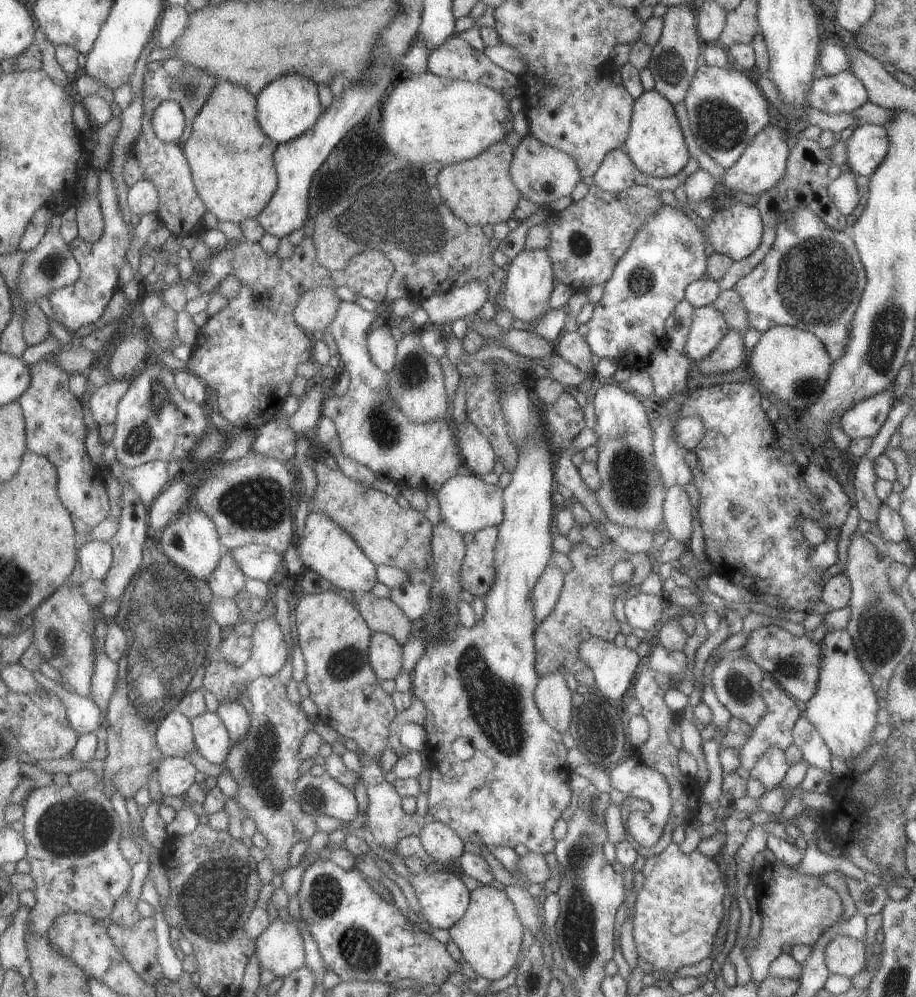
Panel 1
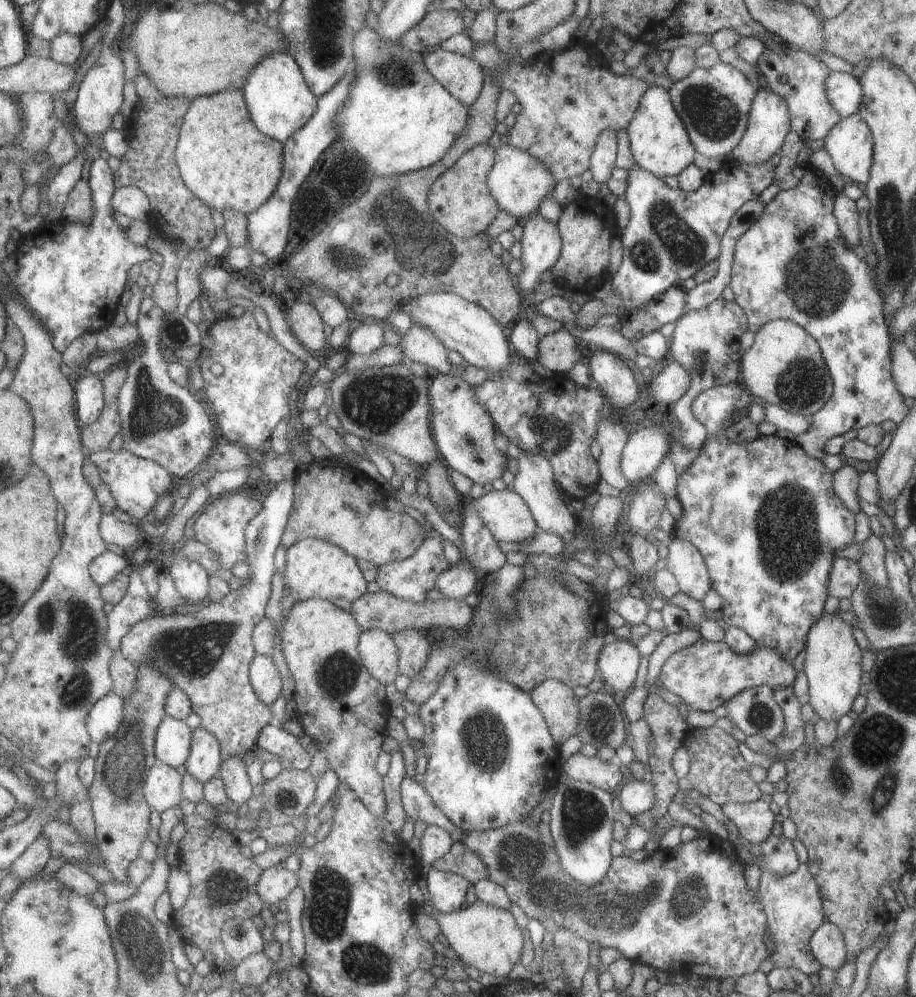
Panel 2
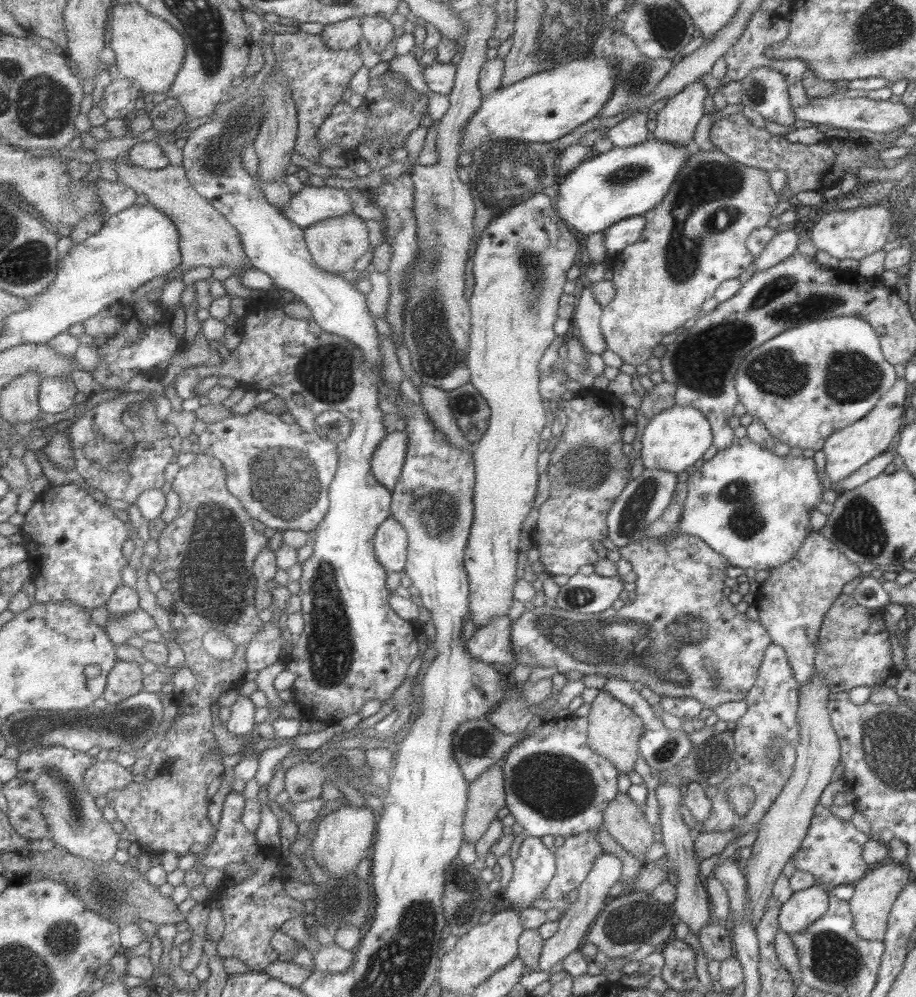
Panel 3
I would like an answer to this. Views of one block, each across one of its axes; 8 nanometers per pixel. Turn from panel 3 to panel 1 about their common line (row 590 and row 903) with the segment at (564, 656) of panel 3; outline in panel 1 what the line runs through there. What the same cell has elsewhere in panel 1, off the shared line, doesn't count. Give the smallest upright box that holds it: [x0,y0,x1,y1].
[632,842,726,974]

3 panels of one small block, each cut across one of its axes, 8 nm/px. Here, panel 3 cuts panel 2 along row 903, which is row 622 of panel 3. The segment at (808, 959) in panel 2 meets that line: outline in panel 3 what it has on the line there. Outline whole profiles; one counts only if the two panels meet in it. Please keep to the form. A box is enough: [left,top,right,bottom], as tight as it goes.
[751,531,862,686]

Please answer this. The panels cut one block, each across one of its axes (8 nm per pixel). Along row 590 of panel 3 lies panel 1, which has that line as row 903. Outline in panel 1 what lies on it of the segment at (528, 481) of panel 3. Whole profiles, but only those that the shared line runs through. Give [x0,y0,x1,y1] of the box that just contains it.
[449,885,526,981]

